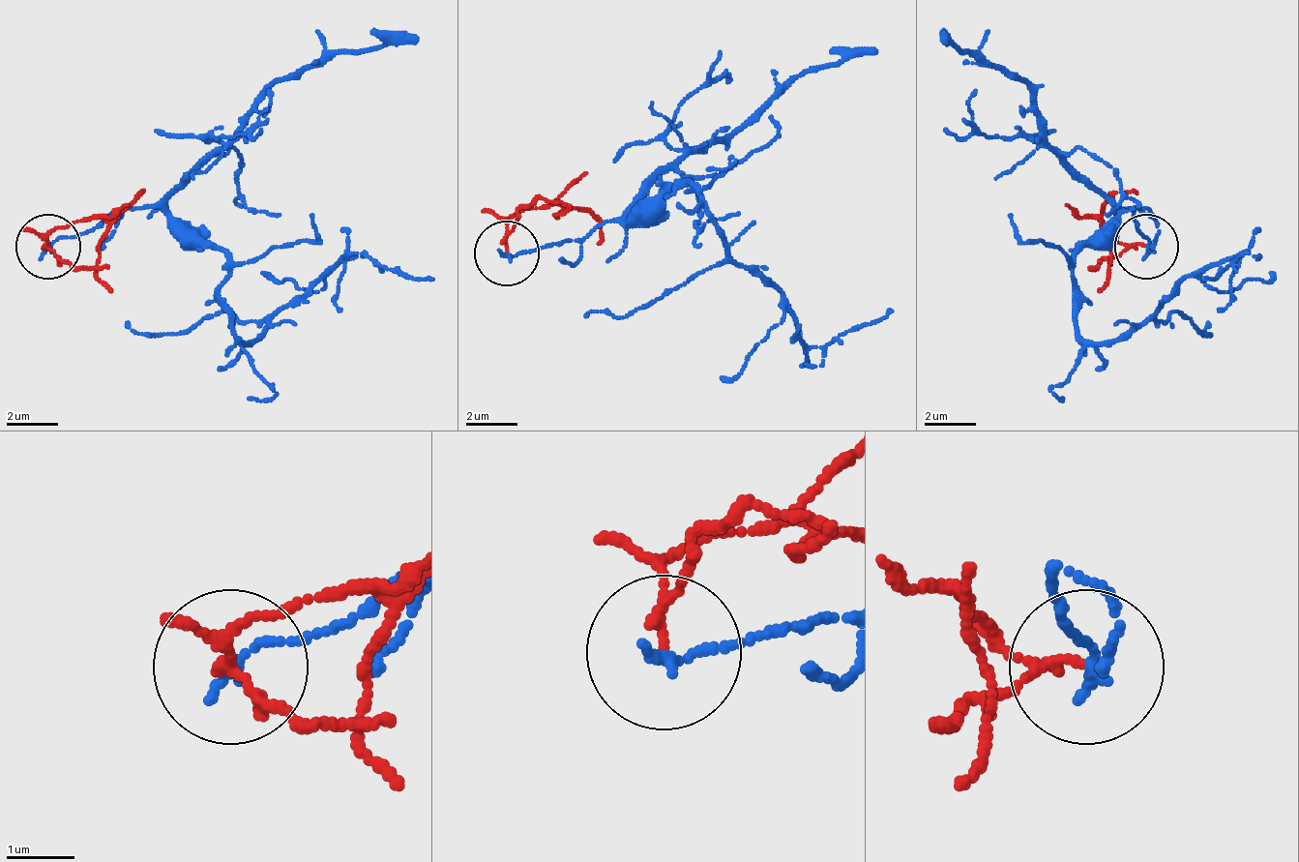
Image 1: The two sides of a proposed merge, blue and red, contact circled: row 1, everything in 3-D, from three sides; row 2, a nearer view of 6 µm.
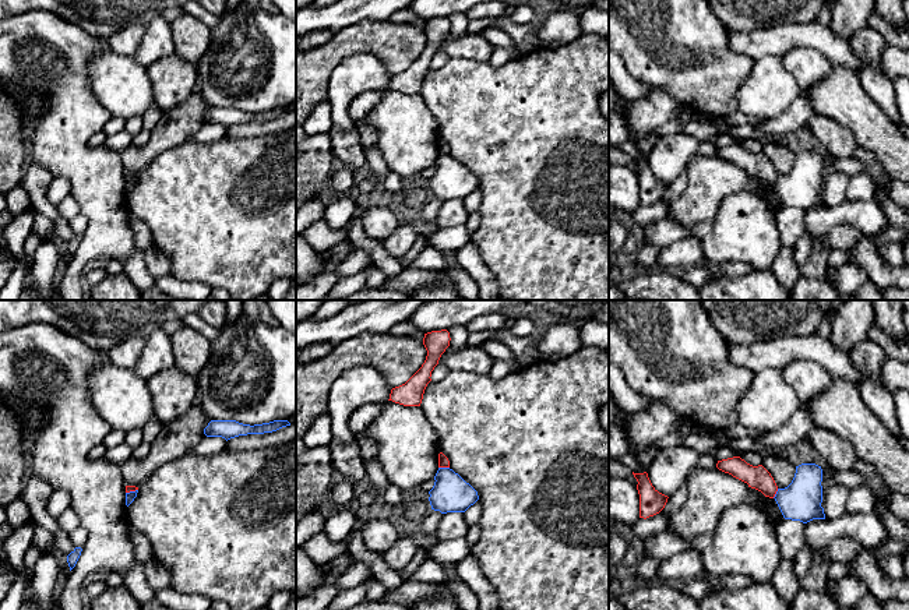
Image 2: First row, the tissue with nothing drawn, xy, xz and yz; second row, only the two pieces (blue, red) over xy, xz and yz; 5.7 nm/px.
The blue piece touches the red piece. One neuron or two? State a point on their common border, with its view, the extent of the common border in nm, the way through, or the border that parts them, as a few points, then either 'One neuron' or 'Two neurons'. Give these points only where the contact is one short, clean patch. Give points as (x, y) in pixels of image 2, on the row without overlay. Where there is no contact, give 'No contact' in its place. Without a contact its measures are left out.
Touches blue at xz (444, 155). Shared border 60 nm. Boundary: xz (439, 154), (448, 155). Two neurons

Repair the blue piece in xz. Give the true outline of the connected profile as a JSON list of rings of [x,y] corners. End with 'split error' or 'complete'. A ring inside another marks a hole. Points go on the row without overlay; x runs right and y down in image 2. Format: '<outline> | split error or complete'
[[[438,155],[434,173],[429,179],[431,197],[447,200],[465,200],[478,187],[478,179],[450,155]]] | complete

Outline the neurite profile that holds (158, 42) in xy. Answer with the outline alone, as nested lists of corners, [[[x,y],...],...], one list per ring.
[[[158,17],[147,25],[144,39],[133,57],[138,64],[148,67],[156,60],[173,53],[175,42],[170,22]]]

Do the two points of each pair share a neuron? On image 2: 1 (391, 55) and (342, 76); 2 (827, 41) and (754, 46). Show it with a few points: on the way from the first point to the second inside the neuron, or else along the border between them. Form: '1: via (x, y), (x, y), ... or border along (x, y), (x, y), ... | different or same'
1: border along (345, 60), (355, 55), (373, 55), (391, 76) | different
2: via (809, 38), (772, 41) | same

